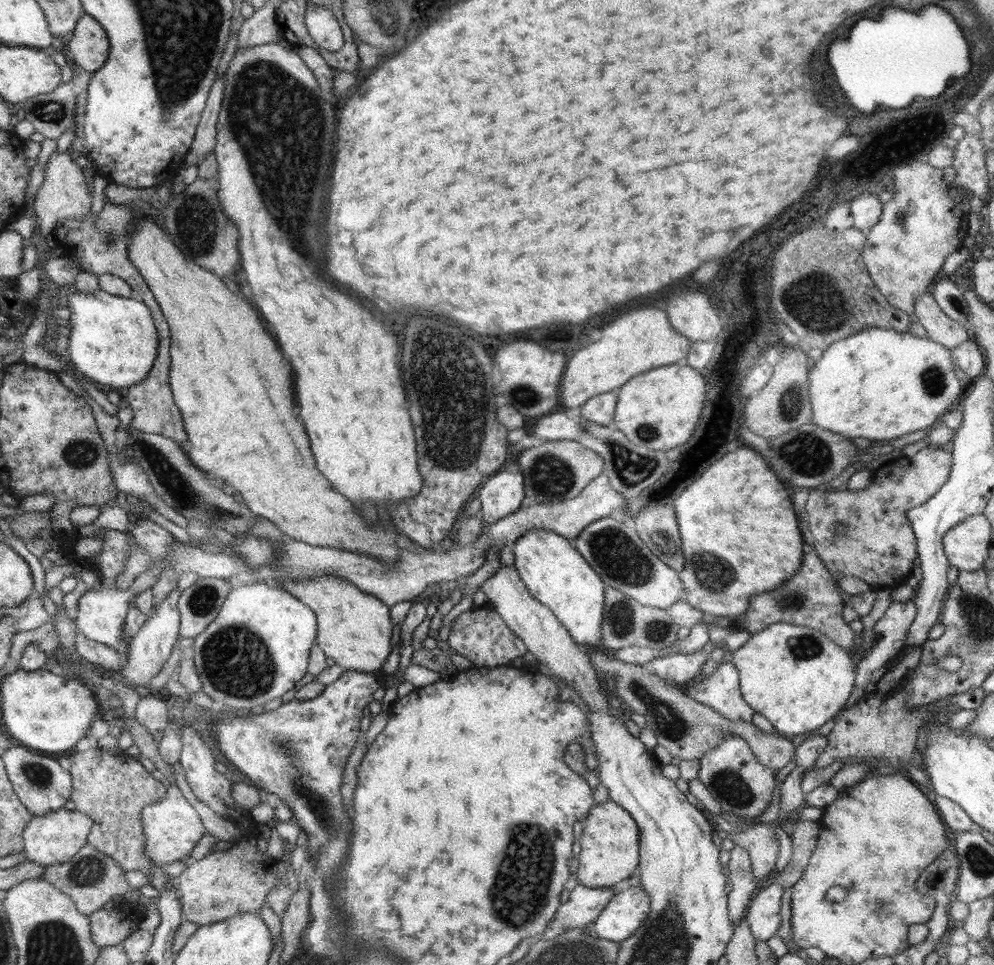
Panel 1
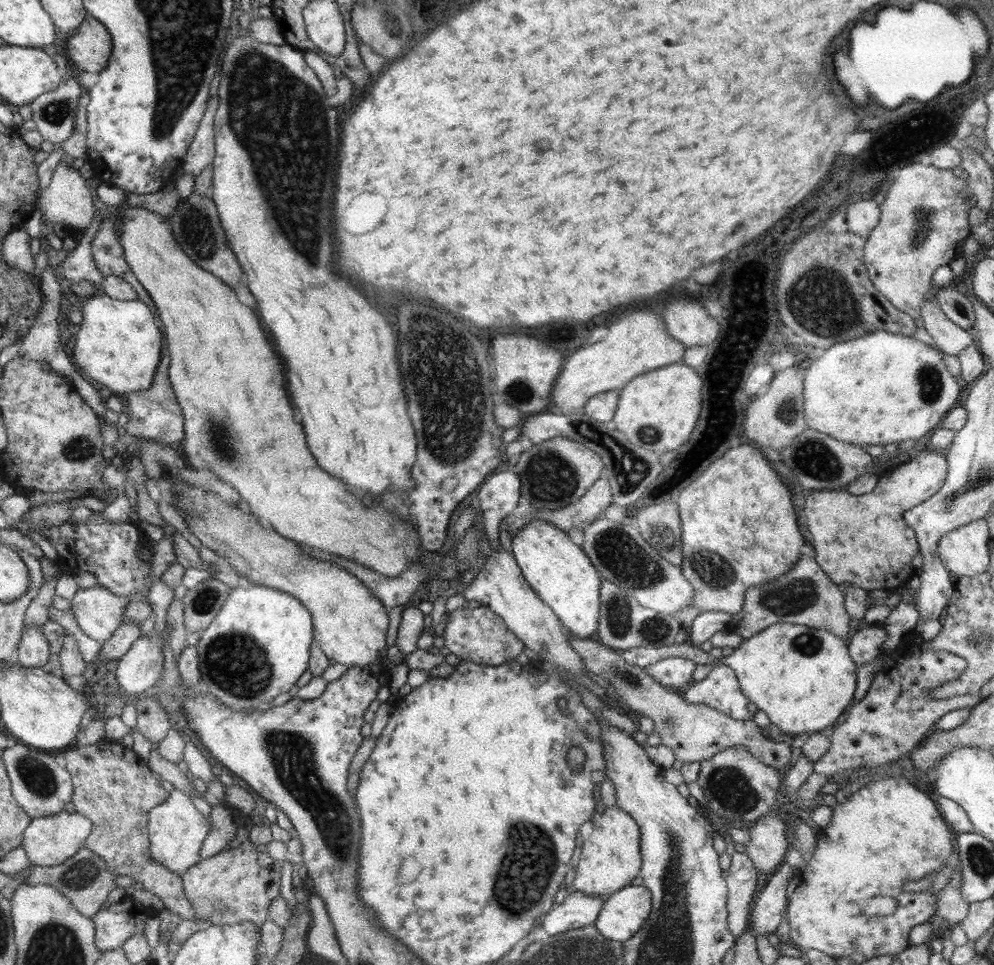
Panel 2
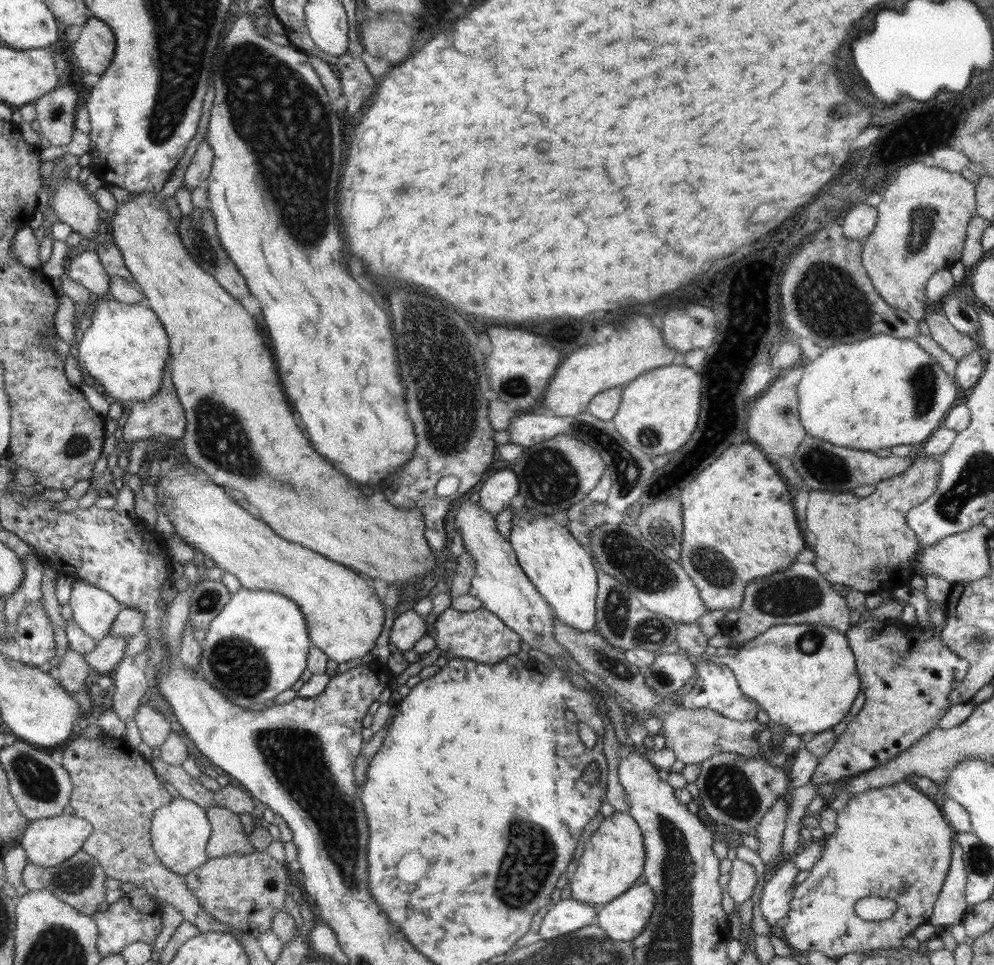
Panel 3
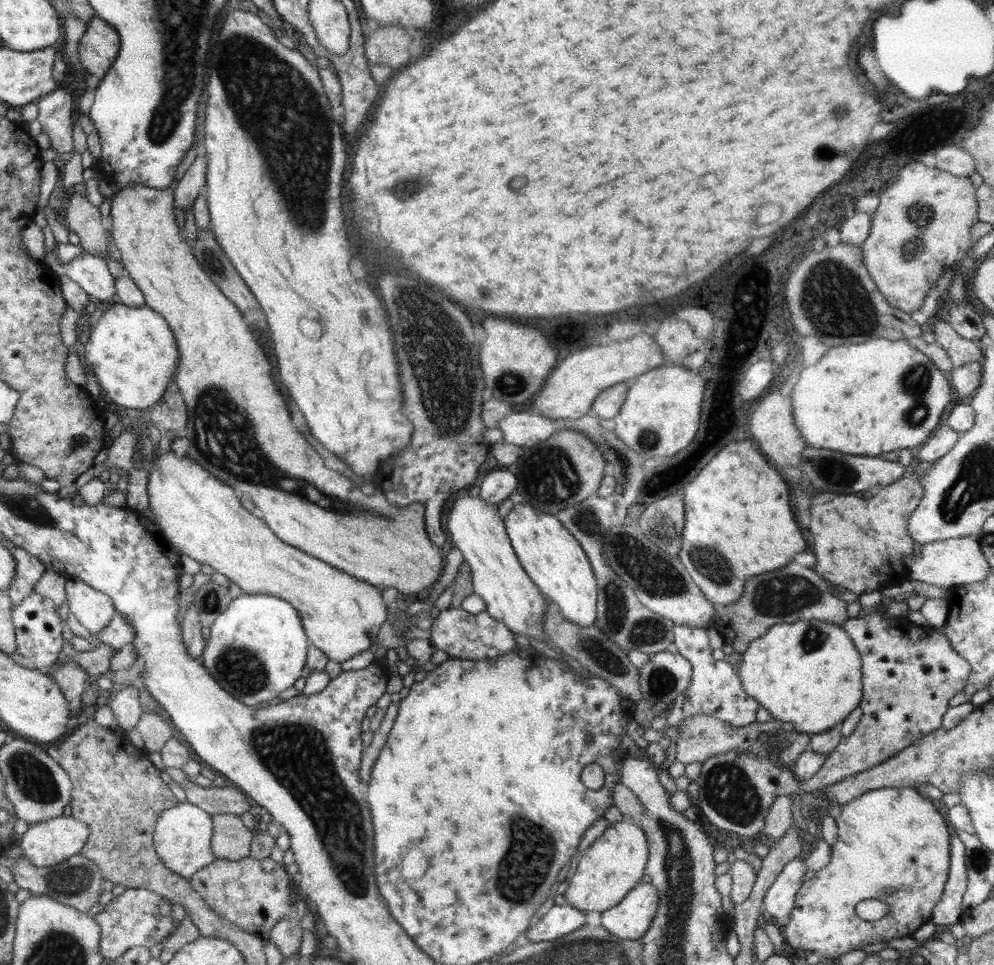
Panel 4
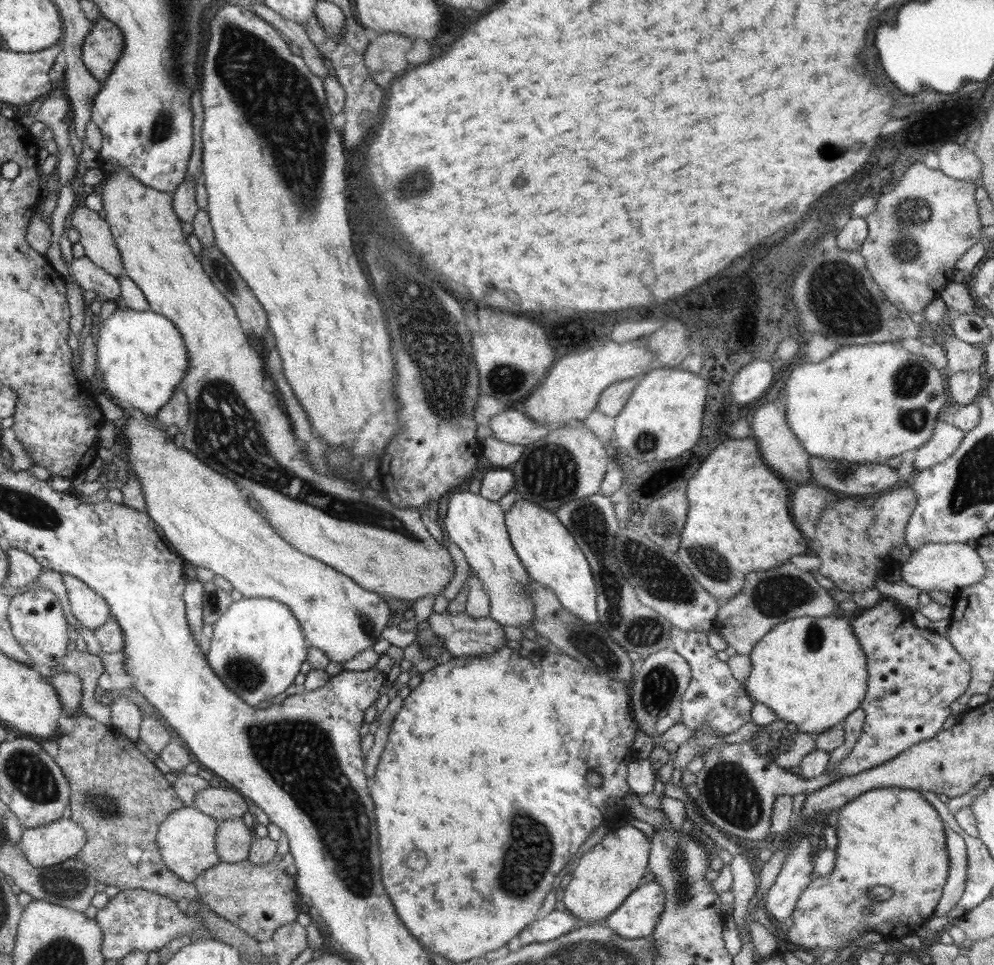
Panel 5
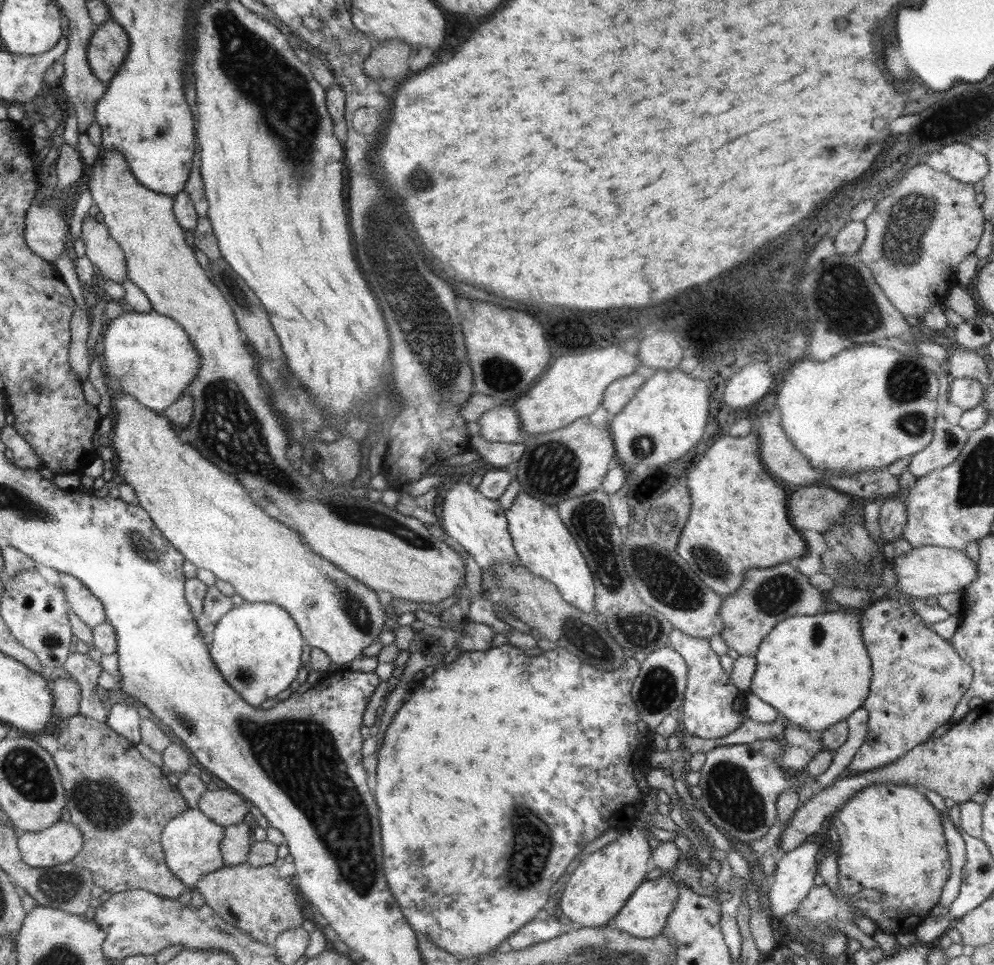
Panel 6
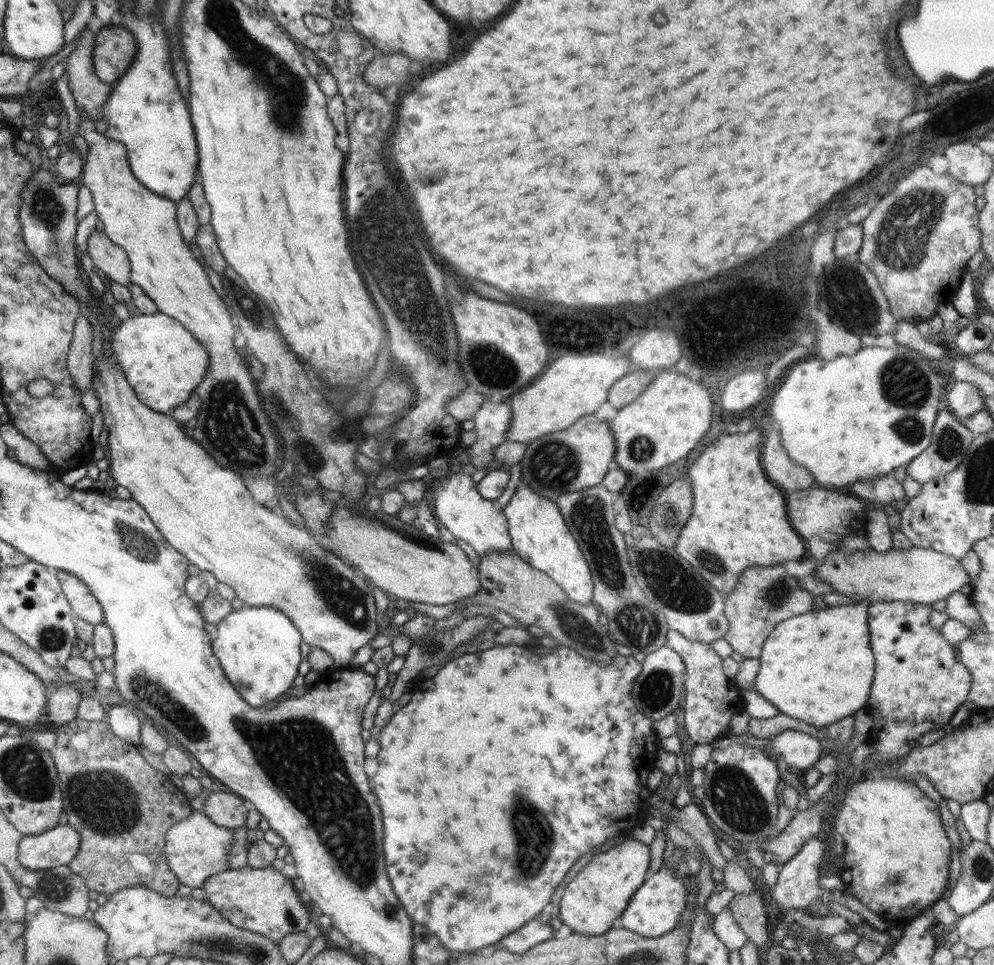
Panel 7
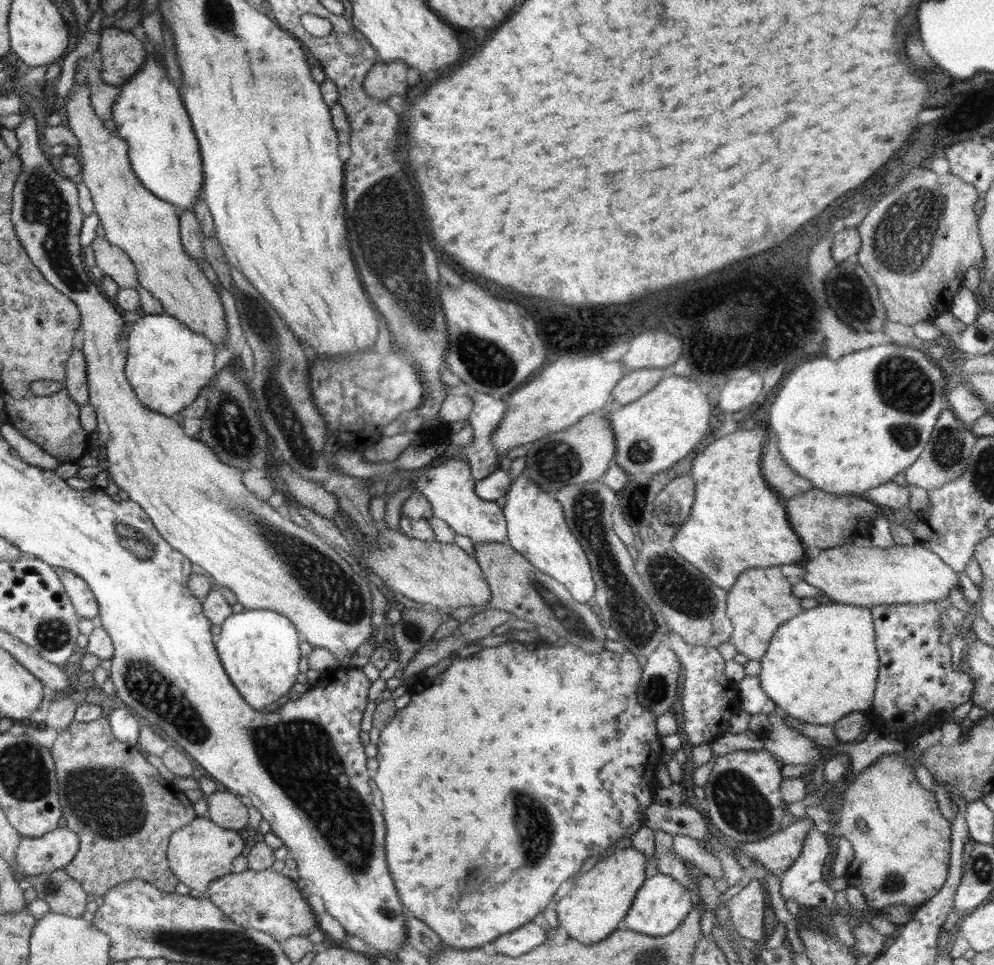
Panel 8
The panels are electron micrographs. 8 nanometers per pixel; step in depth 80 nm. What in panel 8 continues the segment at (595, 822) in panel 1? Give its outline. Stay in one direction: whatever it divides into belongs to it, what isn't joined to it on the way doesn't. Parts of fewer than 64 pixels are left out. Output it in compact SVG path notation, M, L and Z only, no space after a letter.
M633 846L628 849L612 849L594 868L580 875L567 894L559 898L555 909L559 926L566 929L569 938L582 944L594 944L622 927L623 918L646 880L645 871L649 859Z

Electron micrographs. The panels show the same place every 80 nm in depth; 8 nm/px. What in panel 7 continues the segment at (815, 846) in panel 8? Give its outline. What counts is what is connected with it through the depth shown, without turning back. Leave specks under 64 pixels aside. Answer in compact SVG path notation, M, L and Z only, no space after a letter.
M817 836L809 838L789 862L779 866L778 880L775 887L770 890L772 898L774 898L783 912L793 908L806 909L815 902L815 900L819 900L819 902L823 902L834 915L840 915L846 918L846 921L848 921L850 925L865 924L871 931L868 922L864 918L850 910L847 906L834 901L831 891L820 887L818 878L820 878L820 864L822 864L822 860L824 860L824 845L822 841Z

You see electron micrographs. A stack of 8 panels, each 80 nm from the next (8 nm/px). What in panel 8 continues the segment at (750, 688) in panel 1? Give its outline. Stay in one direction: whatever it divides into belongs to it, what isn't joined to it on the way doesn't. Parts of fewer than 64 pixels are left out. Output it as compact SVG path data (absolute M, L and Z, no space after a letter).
M840 603L819 604L803 610L776 629L765 655L760 660L761 671L757 677L768 698L787 712L788 716L812 725L831 725L847 714L869 713L872 708L879 671L875 640L871 609Z

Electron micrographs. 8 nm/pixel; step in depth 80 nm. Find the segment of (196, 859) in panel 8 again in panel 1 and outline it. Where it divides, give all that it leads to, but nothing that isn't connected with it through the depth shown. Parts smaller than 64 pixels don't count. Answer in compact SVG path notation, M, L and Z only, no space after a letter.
M176 784L168 788L164 799L142 809L141 819L146 837L146 856L159 867L178 861L186 861L196 843L206 832L198 812L188 803Z

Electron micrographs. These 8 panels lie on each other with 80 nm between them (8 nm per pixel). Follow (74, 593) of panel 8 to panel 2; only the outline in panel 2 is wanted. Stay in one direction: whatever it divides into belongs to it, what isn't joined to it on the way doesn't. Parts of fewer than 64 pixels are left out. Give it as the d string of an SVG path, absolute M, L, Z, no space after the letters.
M102 586L79 588L71 600L78 626L94 640L103 643L122 624L130 598L118 596Z

